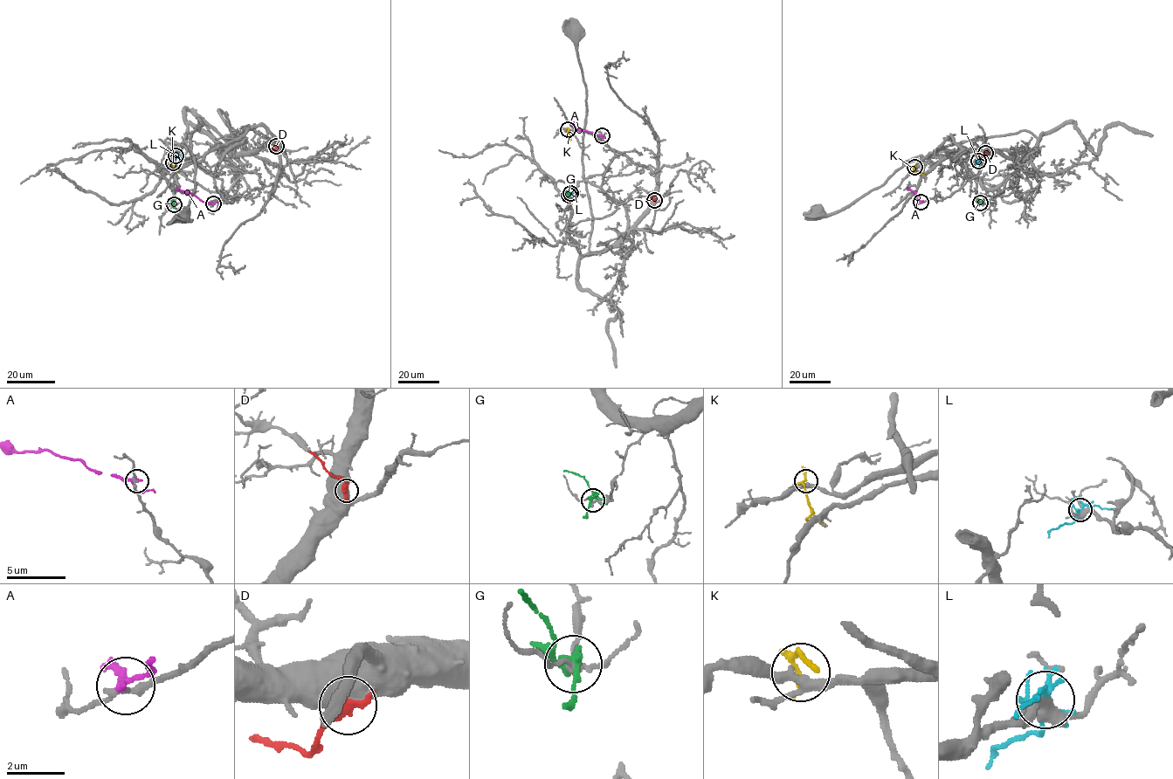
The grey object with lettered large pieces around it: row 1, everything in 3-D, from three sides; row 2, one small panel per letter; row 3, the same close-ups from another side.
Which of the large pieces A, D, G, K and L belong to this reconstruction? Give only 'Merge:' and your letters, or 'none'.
Merge: K

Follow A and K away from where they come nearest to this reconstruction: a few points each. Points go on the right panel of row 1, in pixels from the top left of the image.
A: (921, 203), (916, 193), (907, 187)
K: (914, 167), (915, 174), (925, 175)

